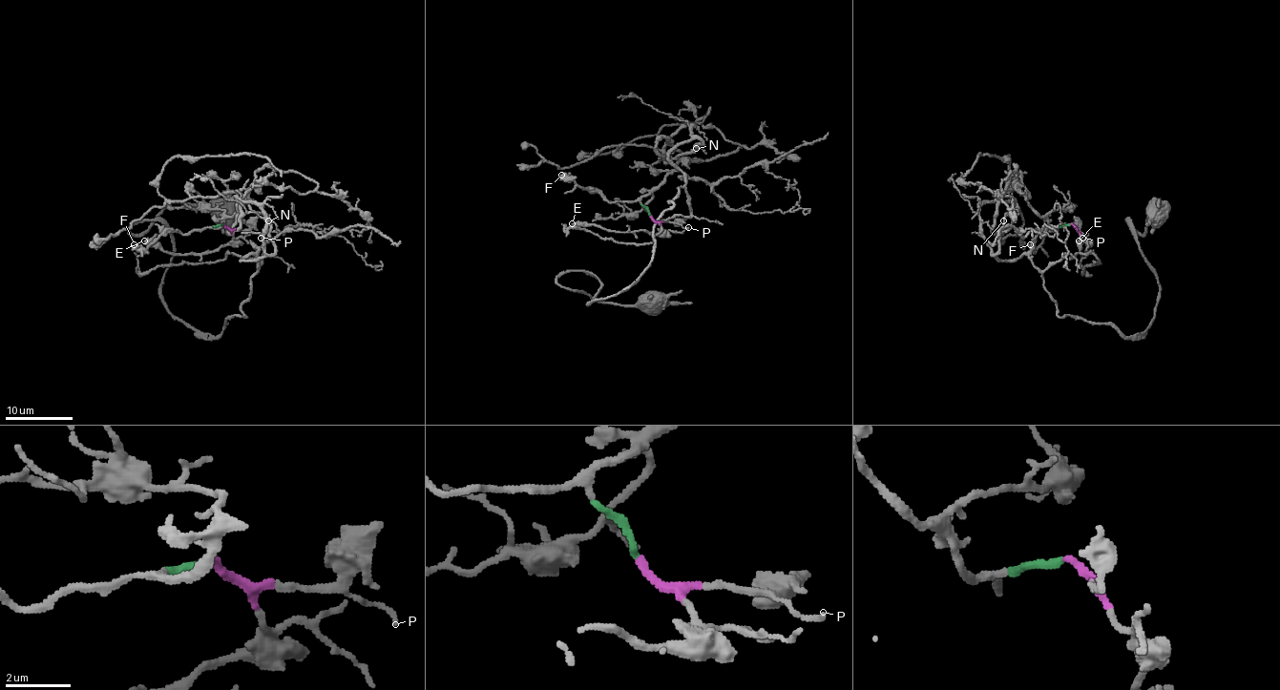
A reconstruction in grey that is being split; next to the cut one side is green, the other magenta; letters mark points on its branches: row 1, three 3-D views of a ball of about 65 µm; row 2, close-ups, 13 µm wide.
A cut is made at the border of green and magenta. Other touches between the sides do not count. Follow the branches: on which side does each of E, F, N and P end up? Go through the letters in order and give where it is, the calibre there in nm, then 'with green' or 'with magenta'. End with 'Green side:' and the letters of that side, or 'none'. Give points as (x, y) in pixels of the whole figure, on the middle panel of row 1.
E: (572, 223) | 380 nm | with magenta
F: (561, 175) | 480 nm | with green
N: (696, 148) | 240 nm | with green
P: (688, 227) | 130 nm | with magenta
Green side: F, N

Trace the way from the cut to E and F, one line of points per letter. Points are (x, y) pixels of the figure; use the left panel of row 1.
E: (223, 223), (233, 239), (208, 252), (173, 254), (144, 240)
F: (221, 223), (180, 234), (162, 232), (145, 249), (138, 249), (134, 243)

